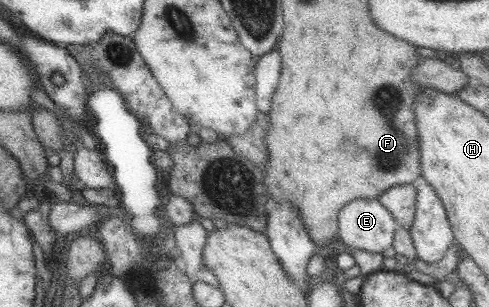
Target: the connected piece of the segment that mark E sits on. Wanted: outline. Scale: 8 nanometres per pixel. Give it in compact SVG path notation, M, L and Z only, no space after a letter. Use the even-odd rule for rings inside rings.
M356 198L337 214L337 235L348 250L381 253L390 248L399 224L376 198Z

